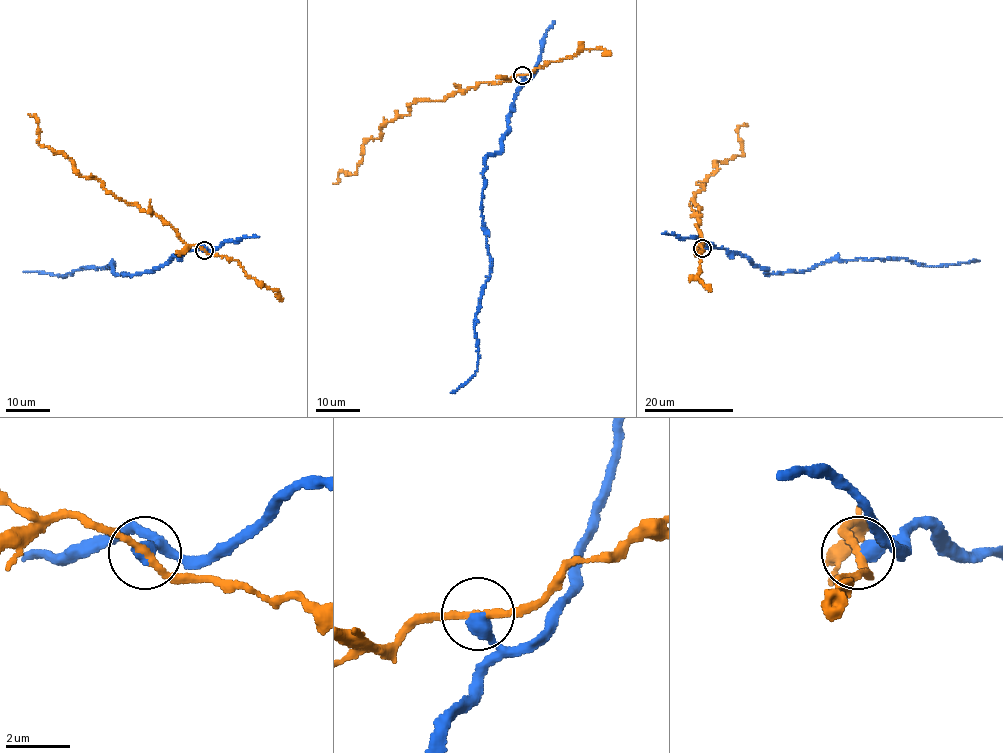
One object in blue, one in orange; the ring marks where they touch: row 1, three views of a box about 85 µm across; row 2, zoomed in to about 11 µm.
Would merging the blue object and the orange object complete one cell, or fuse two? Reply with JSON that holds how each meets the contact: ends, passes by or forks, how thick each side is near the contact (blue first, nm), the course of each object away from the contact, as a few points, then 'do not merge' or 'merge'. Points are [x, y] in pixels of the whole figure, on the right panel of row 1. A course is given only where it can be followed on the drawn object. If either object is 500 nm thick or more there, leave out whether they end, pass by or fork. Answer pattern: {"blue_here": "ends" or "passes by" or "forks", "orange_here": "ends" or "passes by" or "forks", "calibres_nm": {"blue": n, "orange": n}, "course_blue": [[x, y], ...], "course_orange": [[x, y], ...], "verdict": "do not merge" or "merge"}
{"blue_here": "ends", "orange_here": "passes by", "calibres_nm": {"blue": 480, "orange": 200}, "course_blue": [[702, 248], [712, 244], [737, 252], [768, 274], [804, 272], [834, 259], [907, 259], [923, 265], [979, 260]], "course_orange": [[702, 248], [695, 225], [701, 208], [692, 200], [716, 170], [715, 162], [741, 156], [737, 129], [747, 123]], "verdict": "do not merge"}

